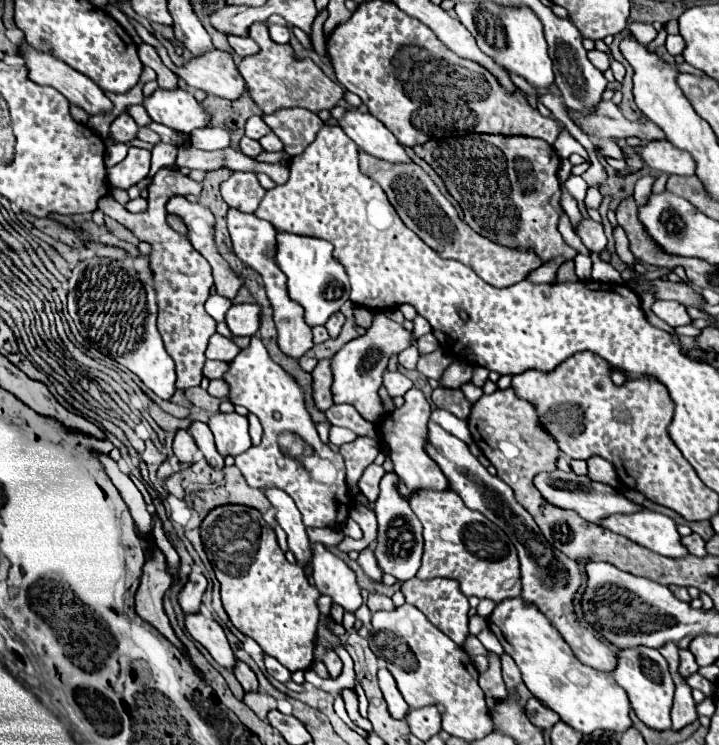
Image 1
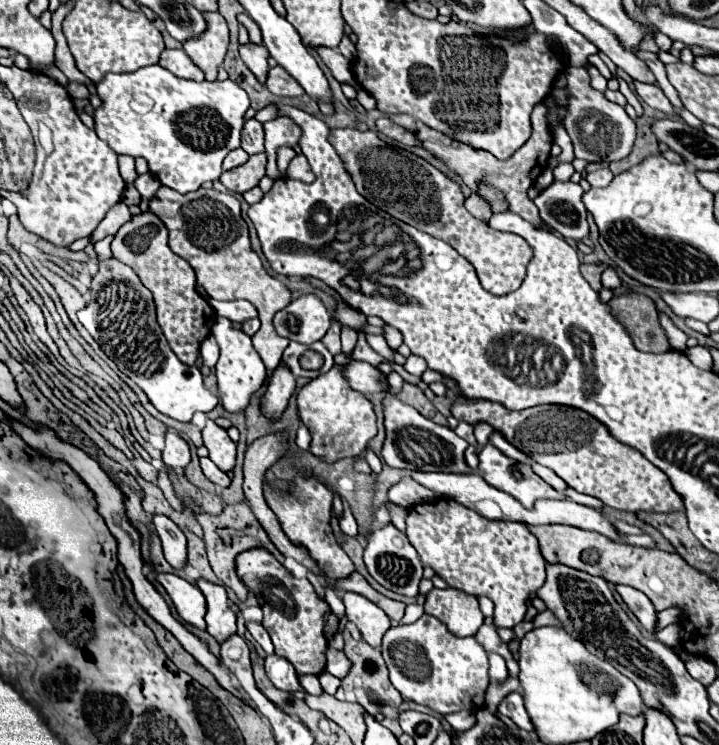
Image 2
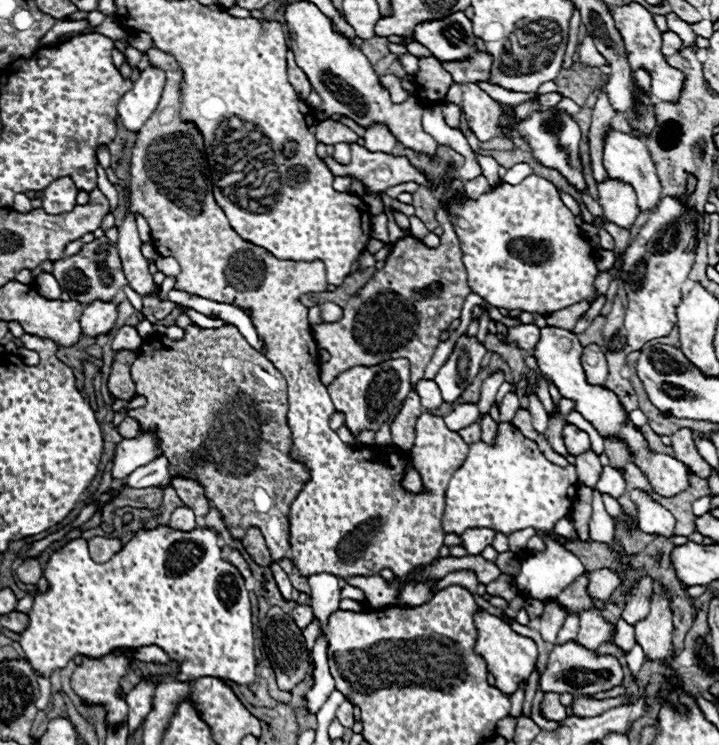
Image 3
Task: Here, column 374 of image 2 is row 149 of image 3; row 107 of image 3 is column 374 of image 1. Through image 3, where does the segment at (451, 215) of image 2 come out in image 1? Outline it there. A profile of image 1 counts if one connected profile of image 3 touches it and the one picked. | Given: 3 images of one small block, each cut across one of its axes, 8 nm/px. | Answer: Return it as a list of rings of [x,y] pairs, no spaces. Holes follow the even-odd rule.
[[[360,152],[360,170],[374,178],[386,192],[390,204],[396,208],[398,216],[410,230],[414,230],[430,248],[434,248],[442,258],[458,260],[466,266],[470,266],[484,282],[504,288],[512,286],[528,276],[534,268],[538,268],[542,262],[532,252],[506,248],[500,244],[494,244],[492,240],[476,234],[464,220],[458,216],[456,208],[442,196],[442,192],[436,188],[432,178],[416,164],[386,164],[384,160],[378,160],[374,156],[366,156],[366,152]]]

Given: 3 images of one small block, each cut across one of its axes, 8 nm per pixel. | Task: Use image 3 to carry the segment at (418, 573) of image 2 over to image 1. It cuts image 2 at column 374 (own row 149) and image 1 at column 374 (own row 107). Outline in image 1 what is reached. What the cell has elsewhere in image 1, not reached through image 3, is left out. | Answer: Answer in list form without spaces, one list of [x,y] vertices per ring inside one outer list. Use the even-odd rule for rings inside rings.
[[[386,472],[382,482],[380,482],[380,496],[374,504],[374,512],[378,516],[378,546],[376,546],[376,560],[382,568],[382,572],[392,574],[398,580],[410,580],[416,576],[420,568],[420,558],[422,558],[422,524],[414,510],[410,508],[408,498],[404,498],[398,492],[398,474],[396,472]]]

